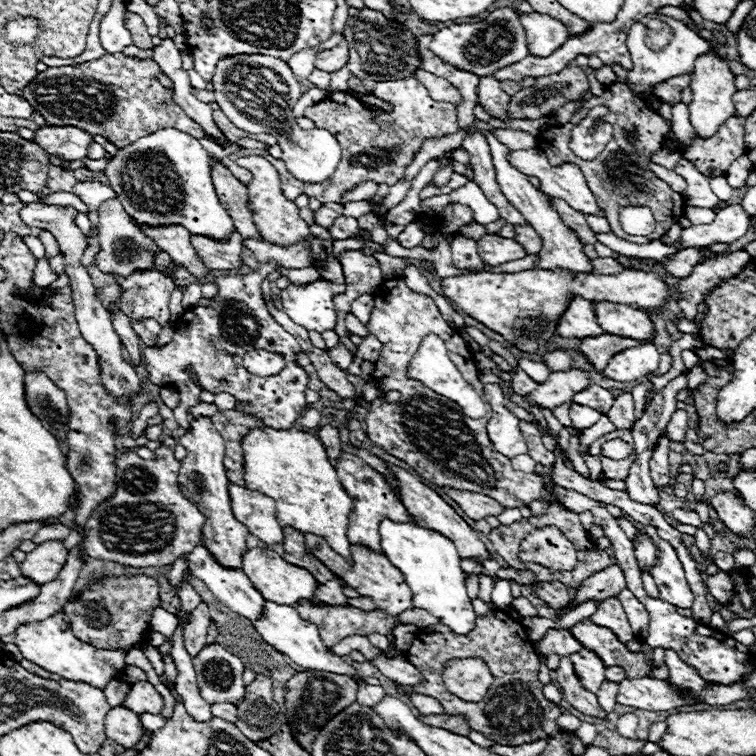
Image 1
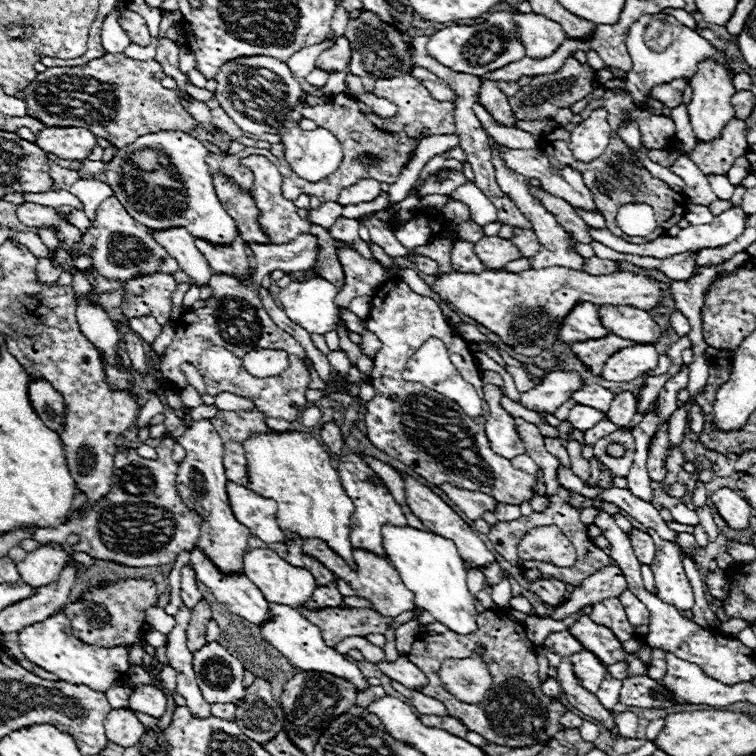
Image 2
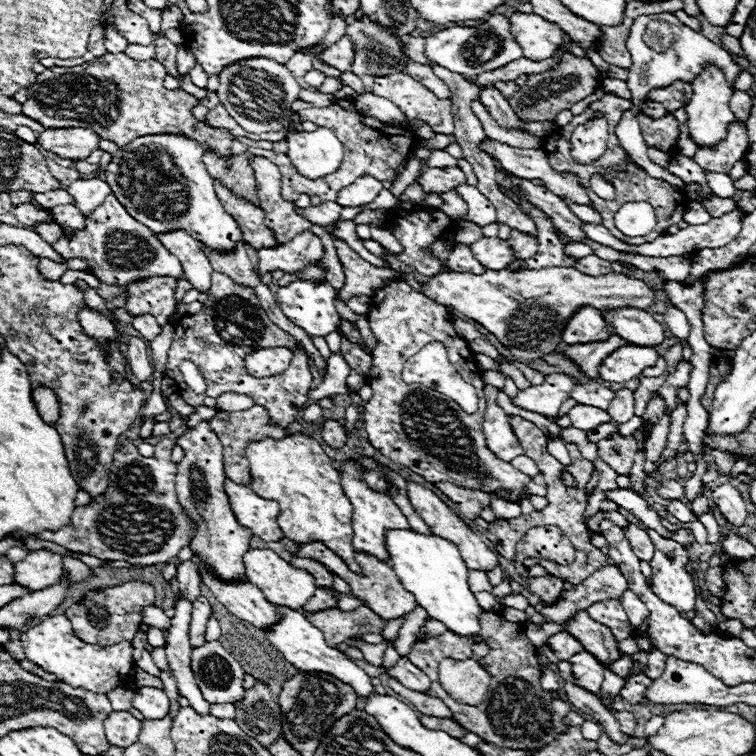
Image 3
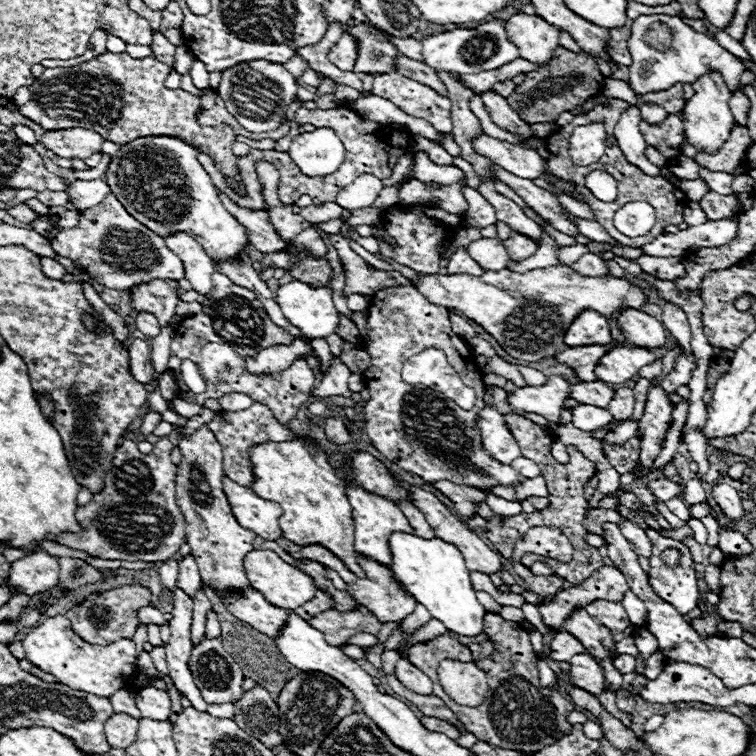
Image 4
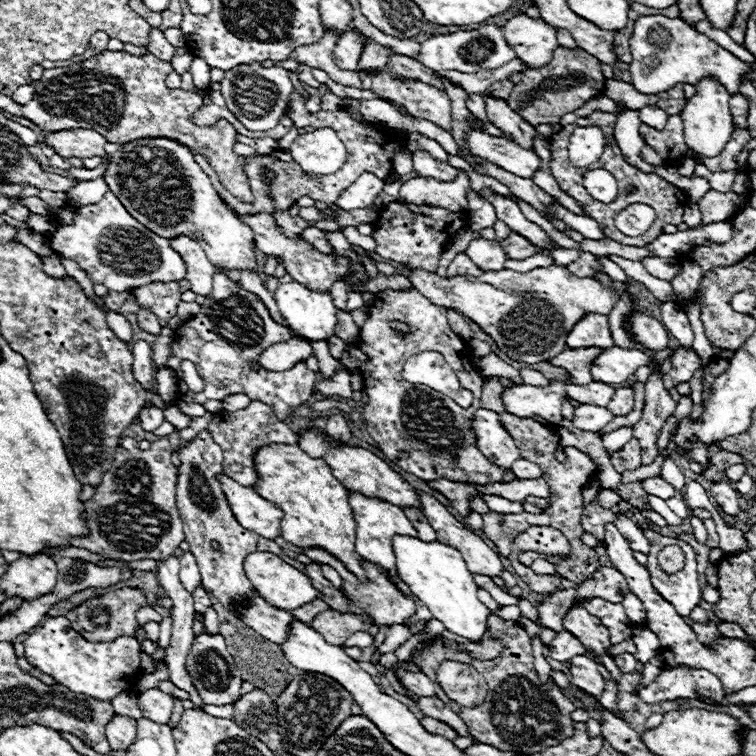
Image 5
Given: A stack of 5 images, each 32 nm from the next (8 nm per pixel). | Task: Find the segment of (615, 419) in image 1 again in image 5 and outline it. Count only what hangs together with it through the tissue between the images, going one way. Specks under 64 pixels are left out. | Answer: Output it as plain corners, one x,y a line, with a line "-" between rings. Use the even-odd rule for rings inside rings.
624,386
624,388
616,388
612,400
608,402
608,410
614,414
614,416
620,416
620,414
628,414
632,410
632,404
634,404
634,394
632,394
632,388

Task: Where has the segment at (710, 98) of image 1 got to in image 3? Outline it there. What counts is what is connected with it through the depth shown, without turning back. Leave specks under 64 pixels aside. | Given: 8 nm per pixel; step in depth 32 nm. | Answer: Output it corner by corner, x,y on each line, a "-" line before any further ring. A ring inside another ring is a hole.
708,66
702,74
698,74
696,80
692,82
692,88
694,88
694,94
692,94
692,98
684,106
686,116
688,116
690,136
692,136
692,140
694,140
696,146
714,148
720,140
726,138
728,124
732,124
732,120
734,120
734,114
732,114
730,104
728,104
734,90
726,82
722,70
716,68
716,66

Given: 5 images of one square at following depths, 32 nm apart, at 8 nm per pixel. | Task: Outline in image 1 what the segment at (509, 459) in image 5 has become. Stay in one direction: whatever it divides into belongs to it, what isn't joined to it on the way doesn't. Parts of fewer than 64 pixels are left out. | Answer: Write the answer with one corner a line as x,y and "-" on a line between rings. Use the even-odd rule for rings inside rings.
486,384
484,396
492,410
492,416
486,424
486,432
488,432
496,452
500,452
502,456
508,456
508,458
528,452
524,436
518,428
518,418
504,406
502,388
498,384

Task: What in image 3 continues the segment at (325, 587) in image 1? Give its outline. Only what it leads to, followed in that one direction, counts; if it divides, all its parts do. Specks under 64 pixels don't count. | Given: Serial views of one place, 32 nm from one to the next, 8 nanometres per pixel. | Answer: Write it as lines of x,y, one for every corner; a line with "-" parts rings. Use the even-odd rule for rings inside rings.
316,588
316,594
312,596
312,600
308,600
308,604
304,604
298,612
302,616
308,616
312,612
320,612
320,610
326,610
326,608
334,608
336,606
336,598
330,590
326,588

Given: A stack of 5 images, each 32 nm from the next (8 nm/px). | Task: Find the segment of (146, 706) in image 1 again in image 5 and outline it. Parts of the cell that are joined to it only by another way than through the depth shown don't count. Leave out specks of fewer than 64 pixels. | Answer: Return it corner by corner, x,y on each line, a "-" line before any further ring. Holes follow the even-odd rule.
152,688
138,696
138,706
144,718
158,724
168,724
174,710
174,700
168,694
160,692
158,688

